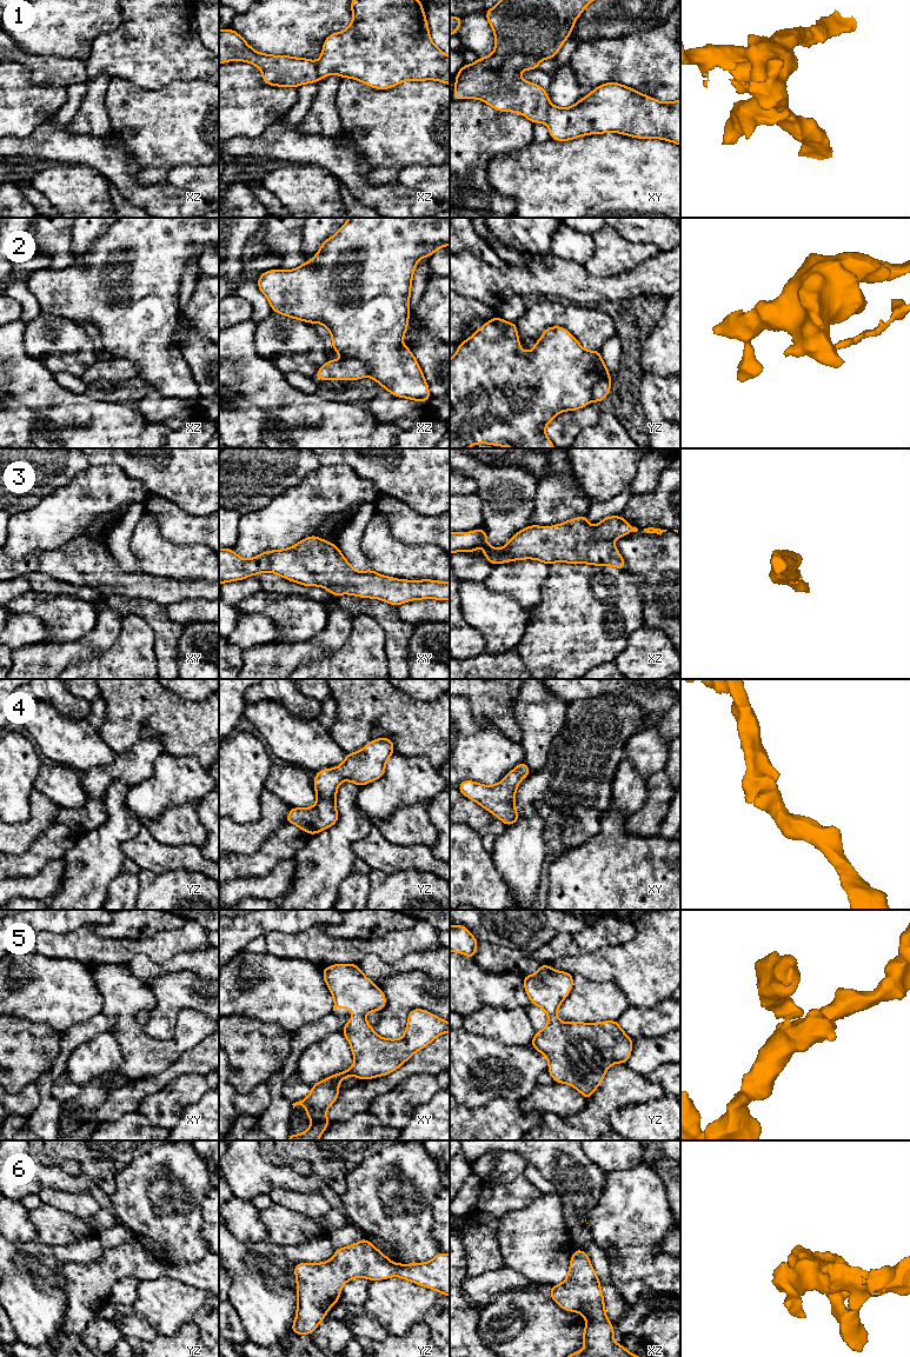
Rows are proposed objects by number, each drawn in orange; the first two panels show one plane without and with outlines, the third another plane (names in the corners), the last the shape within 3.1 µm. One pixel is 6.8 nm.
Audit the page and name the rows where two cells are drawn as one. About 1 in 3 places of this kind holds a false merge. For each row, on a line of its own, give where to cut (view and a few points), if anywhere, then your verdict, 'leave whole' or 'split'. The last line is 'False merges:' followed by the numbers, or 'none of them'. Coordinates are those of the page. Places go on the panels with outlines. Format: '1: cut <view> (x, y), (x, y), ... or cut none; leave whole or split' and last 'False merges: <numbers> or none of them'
1: cut xy (550, 105), (544, 121); split
2: cut xz (345, 358), (354, 358), (365, 363), (369, 366), (370, 373); split
3: cut none; leave whole
4: cut none; leave whole
5: cut none; leave whole
6: cut none; leave whole
False merges: 1, 2

